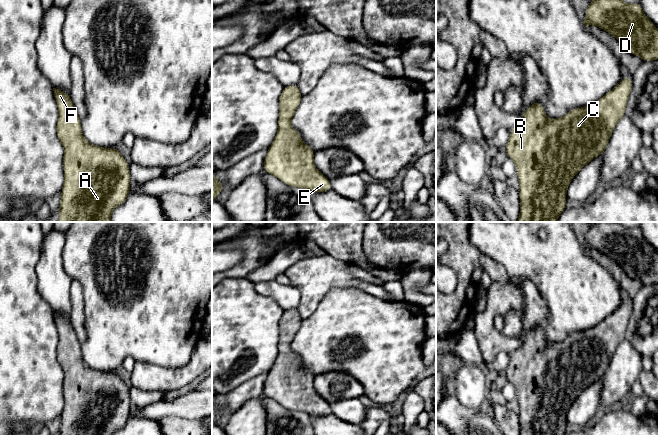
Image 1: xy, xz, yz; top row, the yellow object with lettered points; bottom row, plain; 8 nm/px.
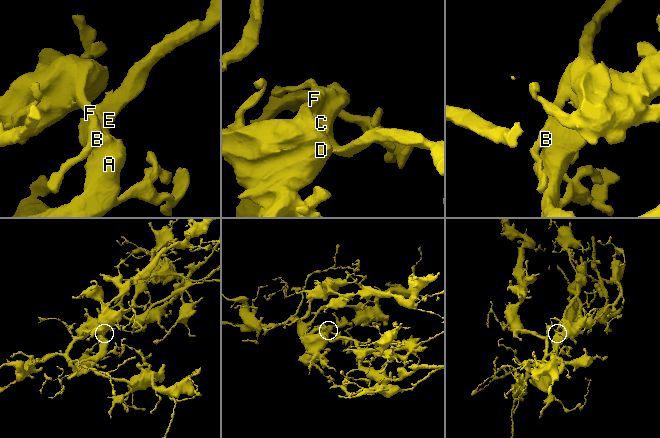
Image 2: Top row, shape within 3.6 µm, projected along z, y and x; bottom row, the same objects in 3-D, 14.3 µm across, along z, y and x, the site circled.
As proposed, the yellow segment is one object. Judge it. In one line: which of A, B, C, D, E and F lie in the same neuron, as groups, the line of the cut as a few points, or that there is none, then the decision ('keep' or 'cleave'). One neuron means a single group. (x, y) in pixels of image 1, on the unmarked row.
A B C D E F | no cut | keep

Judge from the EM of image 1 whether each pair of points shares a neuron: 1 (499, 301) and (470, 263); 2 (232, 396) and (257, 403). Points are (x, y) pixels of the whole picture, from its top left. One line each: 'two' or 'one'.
1: two
2: two

